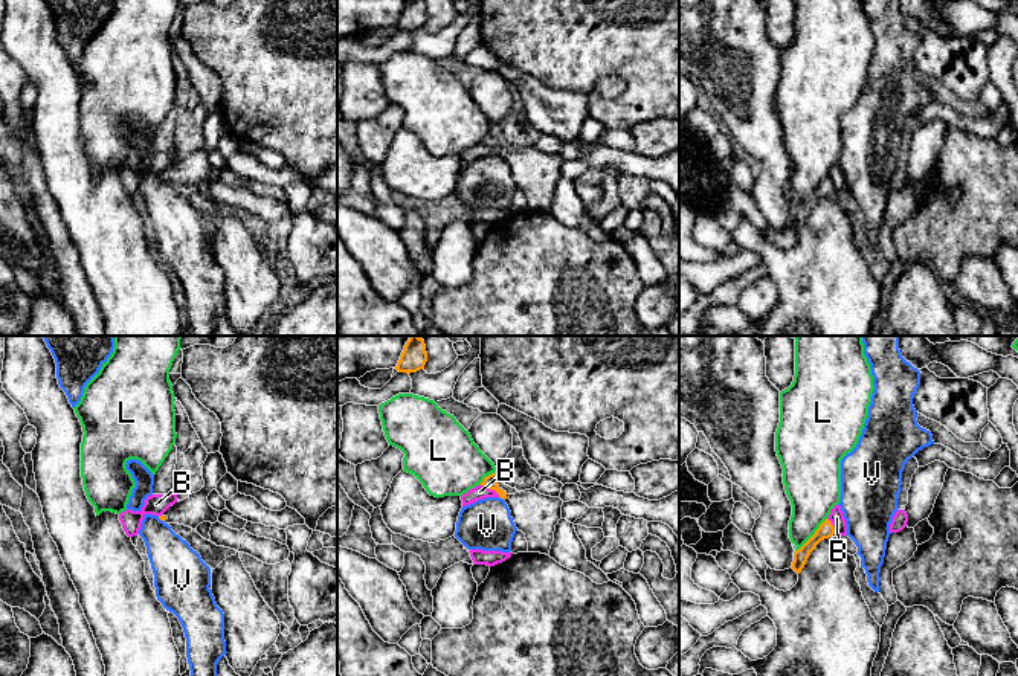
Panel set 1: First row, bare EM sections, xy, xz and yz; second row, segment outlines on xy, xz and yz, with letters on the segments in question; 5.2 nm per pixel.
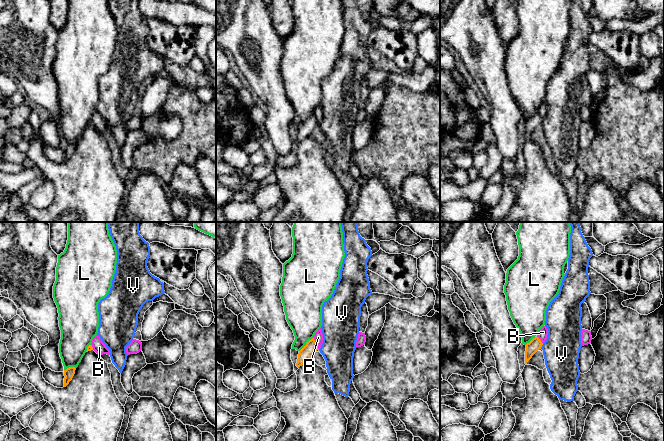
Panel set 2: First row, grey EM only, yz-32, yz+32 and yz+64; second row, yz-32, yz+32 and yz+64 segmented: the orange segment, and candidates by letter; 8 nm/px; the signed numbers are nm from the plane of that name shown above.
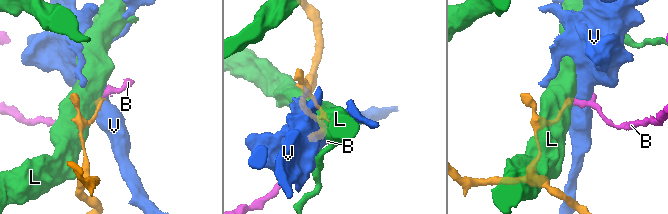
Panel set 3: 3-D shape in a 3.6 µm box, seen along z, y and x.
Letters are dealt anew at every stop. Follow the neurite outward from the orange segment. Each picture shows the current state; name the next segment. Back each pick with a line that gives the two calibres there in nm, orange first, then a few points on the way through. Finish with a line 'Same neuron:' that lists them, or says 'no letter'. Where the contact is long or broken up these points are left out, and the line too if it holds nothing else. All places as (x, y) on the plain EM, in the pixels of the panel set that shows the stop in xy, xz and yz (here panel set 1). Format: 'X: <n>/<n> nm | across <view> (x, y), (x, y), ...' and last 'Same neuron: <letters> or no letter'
Same neuron: no letter

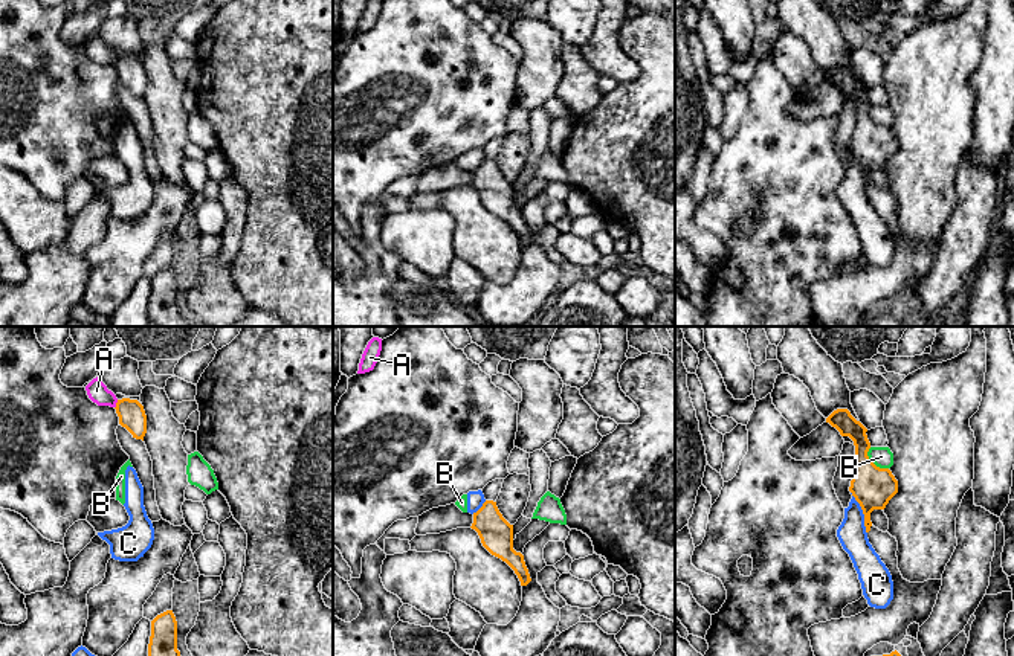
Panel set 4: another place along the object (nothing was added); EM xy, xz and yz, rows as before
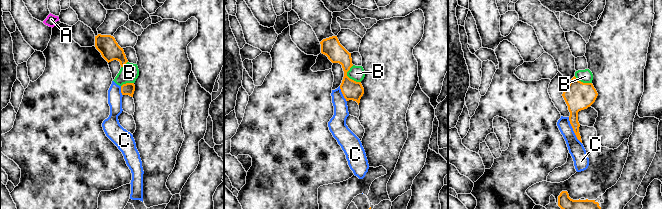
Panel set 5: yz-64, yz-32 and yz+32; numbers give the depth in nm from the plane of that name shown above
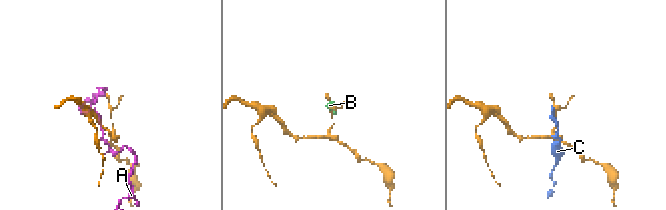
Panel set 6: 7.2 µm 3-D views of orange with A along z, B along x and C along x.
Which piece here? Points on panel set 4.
Same neuron: no letter

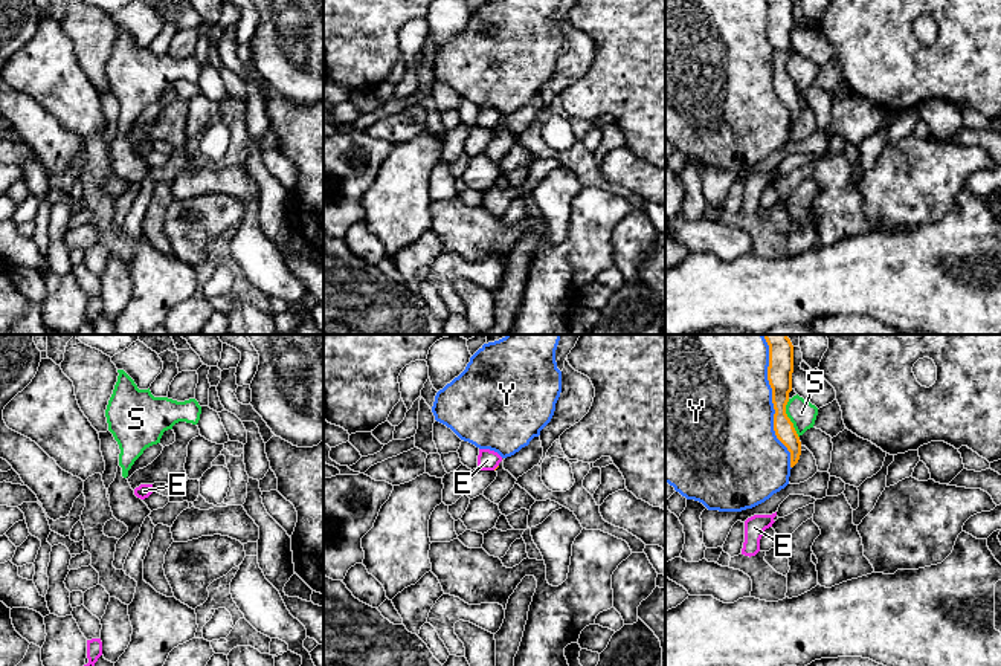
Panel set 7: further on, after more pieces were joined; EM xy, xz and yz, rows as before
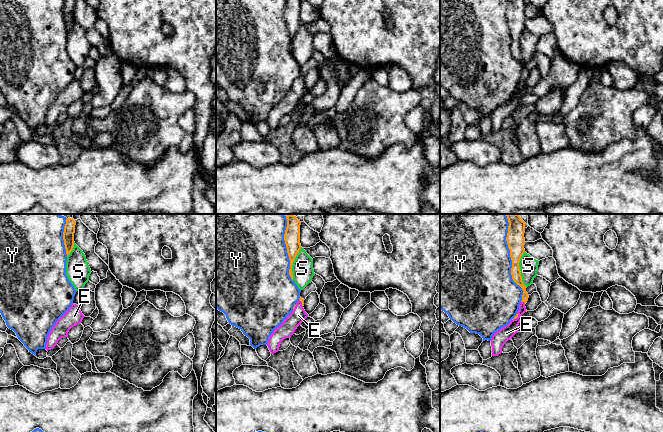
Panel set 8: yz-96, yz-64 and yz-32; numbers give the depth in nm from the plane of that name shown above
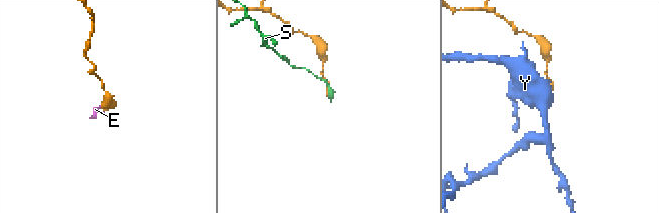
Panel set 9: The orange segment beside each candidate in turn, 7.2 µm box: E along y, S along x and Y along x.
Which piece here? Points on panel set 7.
E: 20/110 nm | across xz (498, 124), (496, 126), (487, 118)
Same neuron: E

